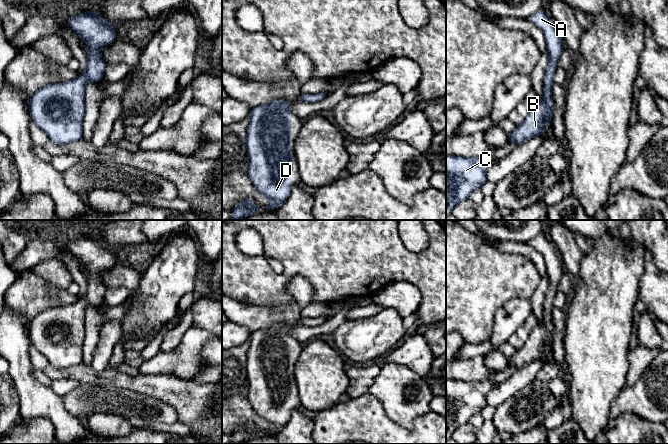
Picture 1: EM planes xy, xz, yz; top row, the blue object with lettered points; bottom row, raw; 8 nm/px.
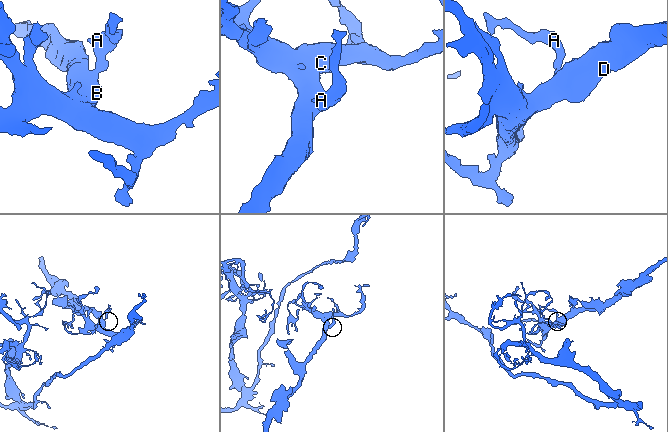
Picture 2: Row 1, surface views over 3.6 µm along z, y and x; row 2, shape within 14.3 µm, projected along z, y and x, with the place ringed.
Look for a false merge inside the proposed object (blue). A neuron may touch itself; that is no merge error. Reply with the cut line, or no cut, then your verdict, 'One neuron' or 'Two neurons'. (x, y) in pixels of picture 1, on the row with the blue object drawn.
No split. One neuron

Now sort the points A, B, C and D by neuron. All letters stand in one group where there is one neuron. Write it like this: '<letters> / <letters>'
A B C D

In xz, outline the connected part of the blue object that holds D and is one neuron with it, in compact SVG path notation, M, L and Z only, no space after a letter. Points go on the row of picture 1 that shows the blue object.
M276 100L251 109L246 134L248 170L247 176L255 190L264 195L270 205L266 209L278 209L288 198L291 186L291 110L286 100Z

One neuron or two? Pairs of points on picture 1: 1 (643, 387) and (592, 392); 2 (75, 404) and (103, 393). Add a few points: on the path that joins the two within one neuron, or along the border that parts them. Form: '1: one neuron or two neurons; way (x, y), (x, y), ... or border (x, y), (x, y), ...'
1: two neurons; border (625, 385), (610, 406)
2: one neuron; way (82, 402), (88, 398), (96, 398)

